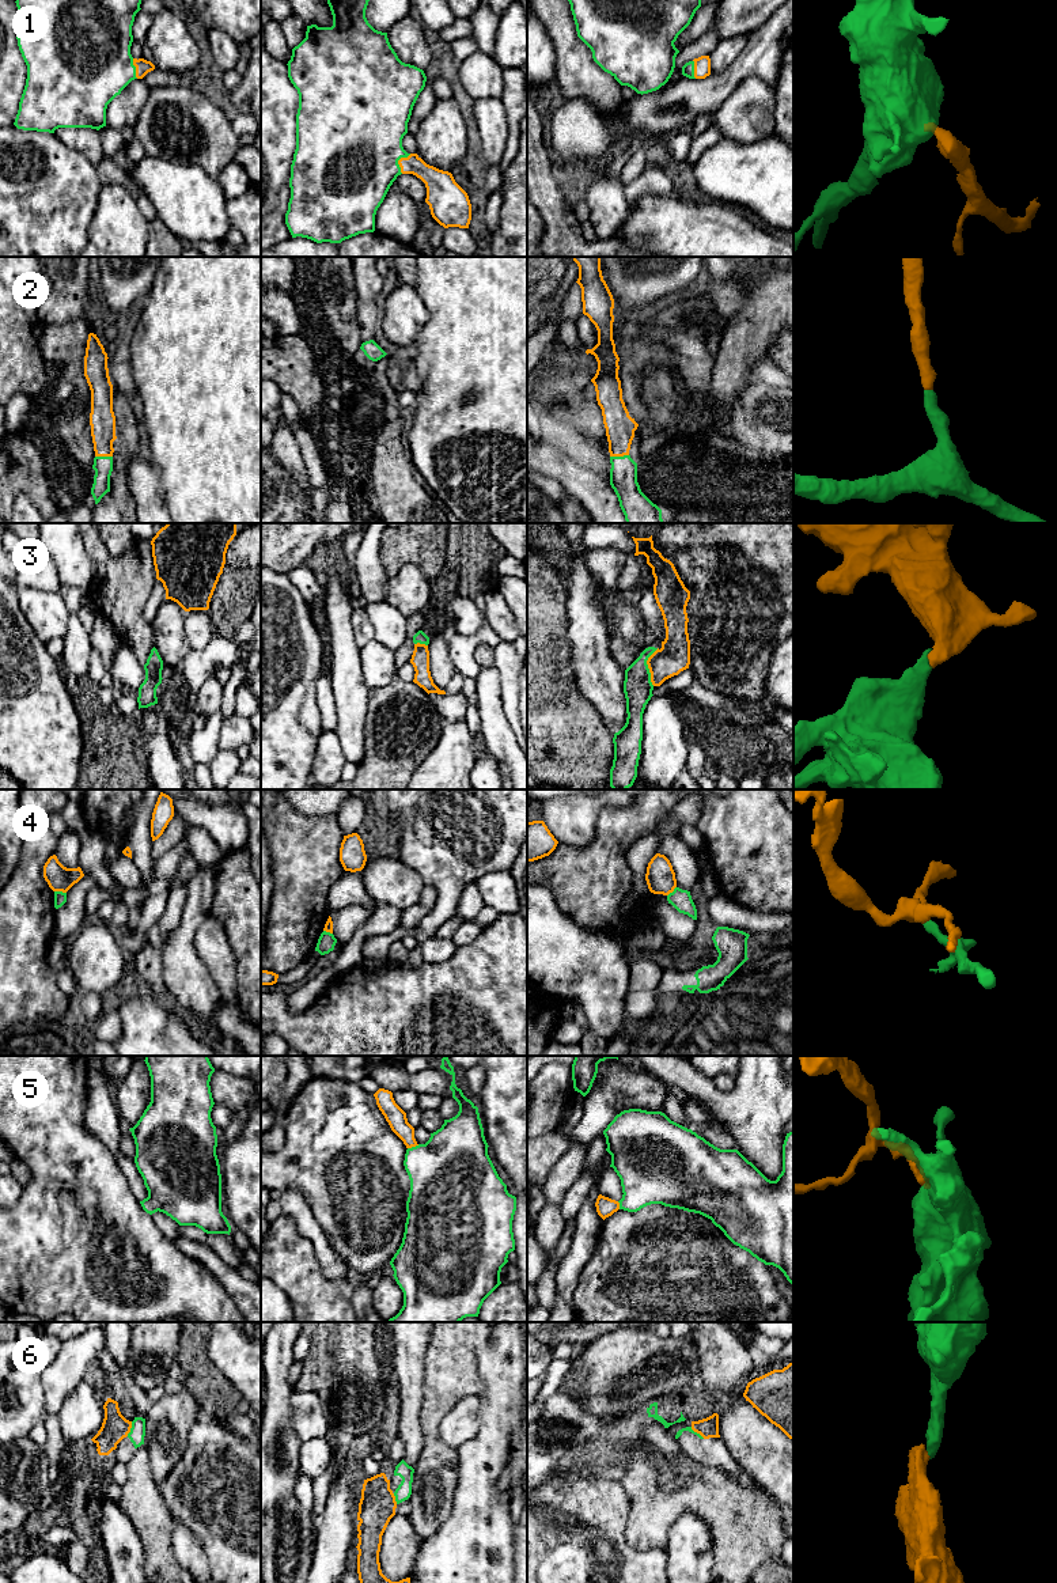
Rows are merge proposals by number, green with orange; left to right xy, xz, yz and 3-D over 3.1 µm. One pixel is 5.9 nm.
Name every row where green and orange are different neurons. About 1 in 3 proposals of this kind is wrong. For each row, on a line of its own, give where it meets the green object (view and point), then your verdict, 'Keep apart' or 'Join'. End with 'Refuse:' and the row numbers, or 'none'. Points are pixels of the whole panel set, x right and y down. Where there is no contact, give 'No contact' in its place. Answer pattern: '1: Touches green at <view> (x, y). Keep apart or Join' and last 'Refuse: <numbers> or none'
1: Touches green at xz (398, 159). Join
2: Touches green at yz (618, 457). Join
3: Touches green at yz (647, 667). Join
4: Touches green at xy (60, 892). Keep apart
5: Touches green at xz (413, 1147). Join
6: Touches green at xy (131, 1428). Join
Refuse: 4

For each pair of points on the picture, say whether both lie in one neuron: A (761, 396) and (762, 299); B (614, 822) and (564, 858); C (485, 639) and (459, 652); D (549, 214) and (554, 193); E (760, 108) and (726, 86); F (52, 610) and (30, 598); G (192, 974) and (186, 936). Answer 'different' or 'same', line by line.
A: different
B: same
C: same
D: same
E: different
F: same
G: same

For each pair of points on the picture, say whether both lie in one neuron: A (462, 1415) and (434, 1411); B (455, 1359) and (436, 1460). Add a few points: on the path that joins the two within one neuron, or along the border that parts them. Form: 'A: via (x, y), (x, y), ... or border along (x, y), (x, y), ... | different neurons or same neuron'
A: border along (474, 1394), (461, 1398), (440, 1421), (444, 1443) | different neurons
B: via (446, 1383), (432, 1412), (432, 1435) | same neuron

